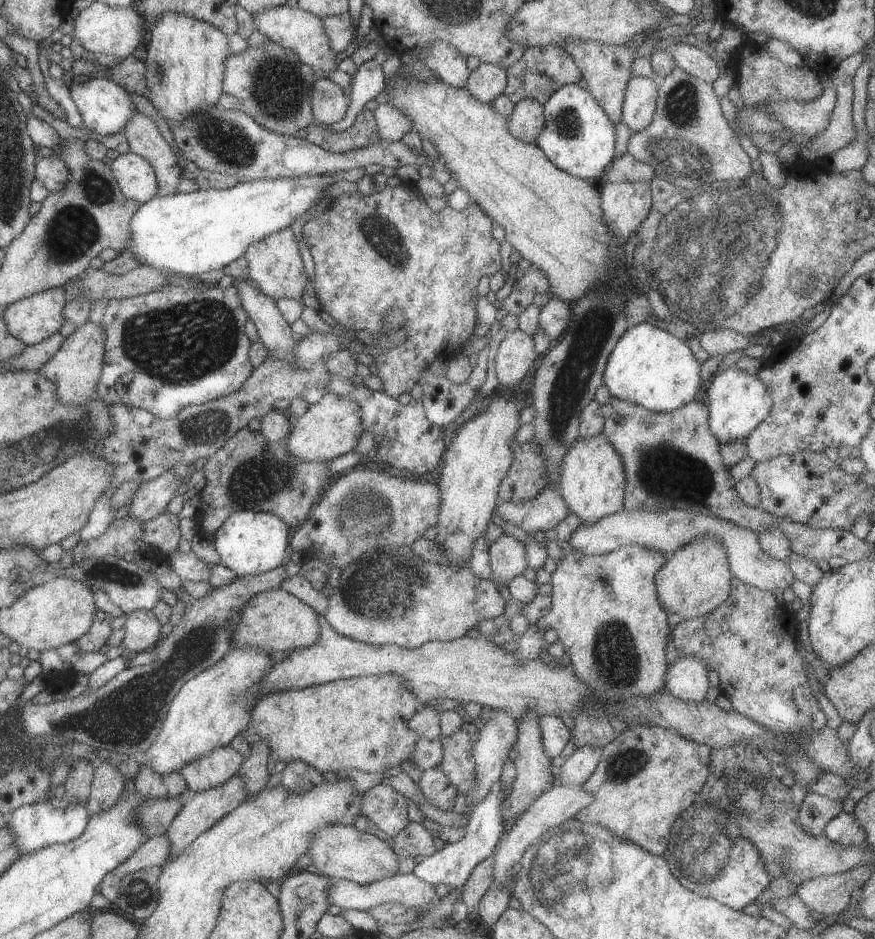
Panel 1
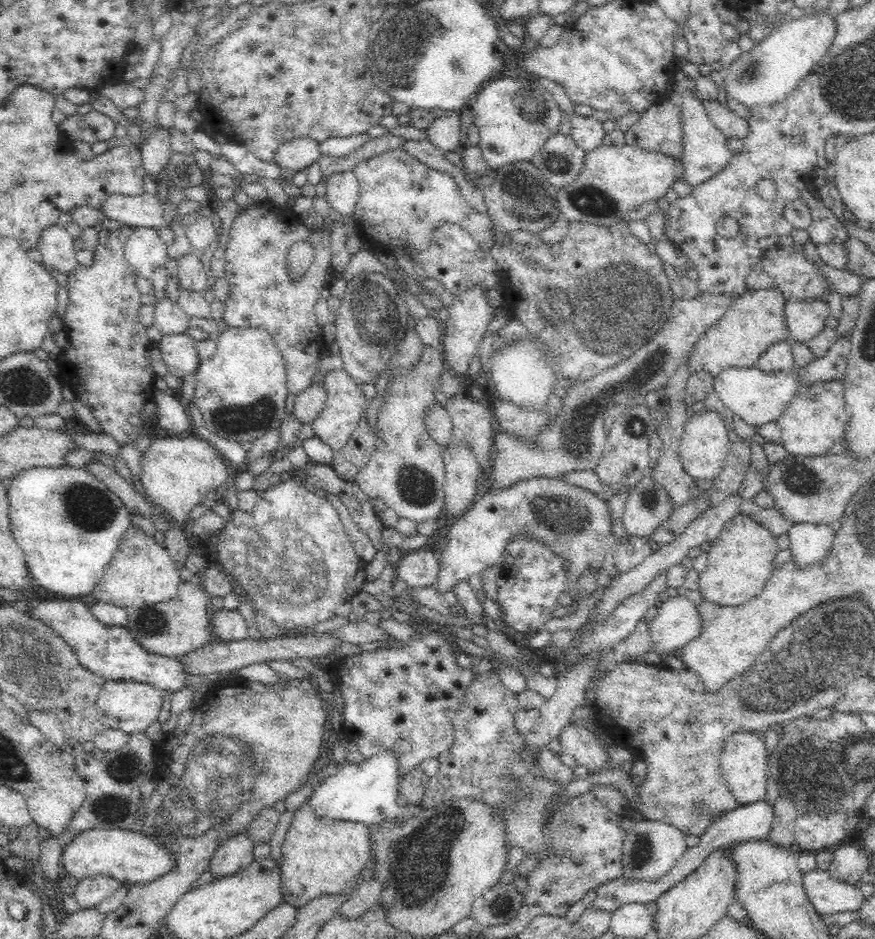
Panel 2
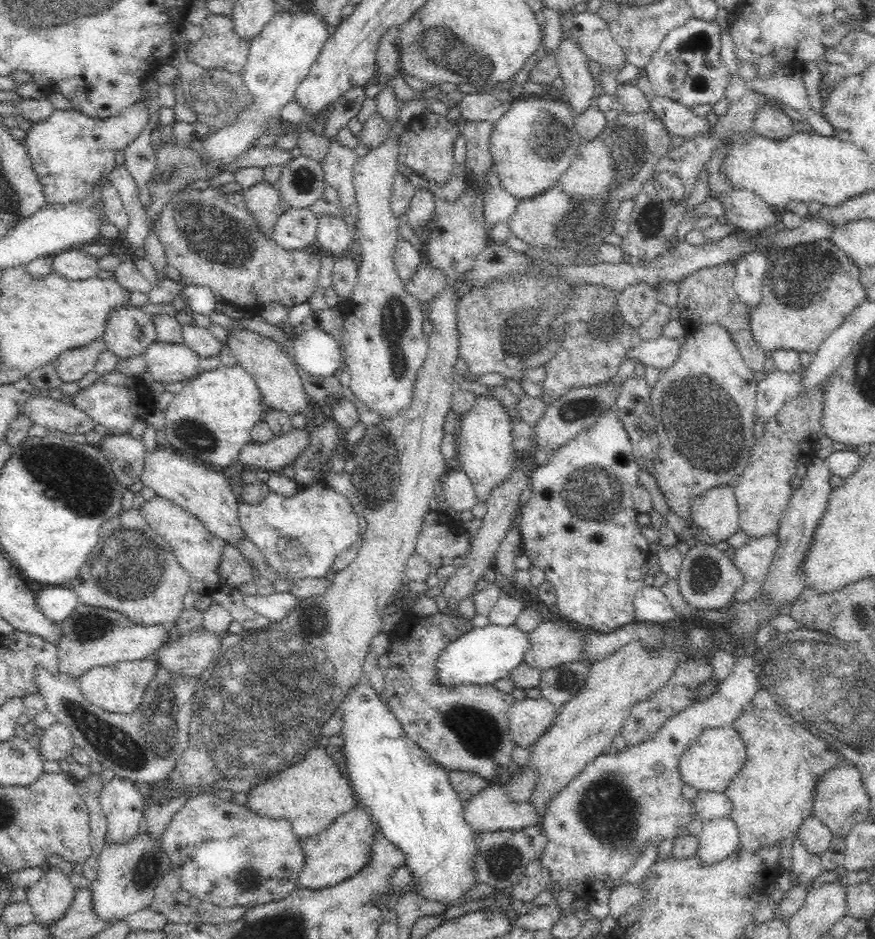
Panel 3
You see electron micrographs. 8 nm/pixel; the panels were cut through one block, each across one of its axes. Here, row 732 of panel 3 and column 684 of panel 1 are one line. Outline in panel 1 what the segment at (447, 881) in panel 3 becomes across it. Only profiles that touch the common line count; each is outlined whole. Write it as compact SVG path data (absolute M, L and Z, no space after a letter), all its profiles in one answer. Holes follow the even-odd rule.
M640 323L620 337L604 369L603 384L618 400L654 412L672 412L690 401L703 398L707 385L700 377L701 365L686 340L654 324Z

